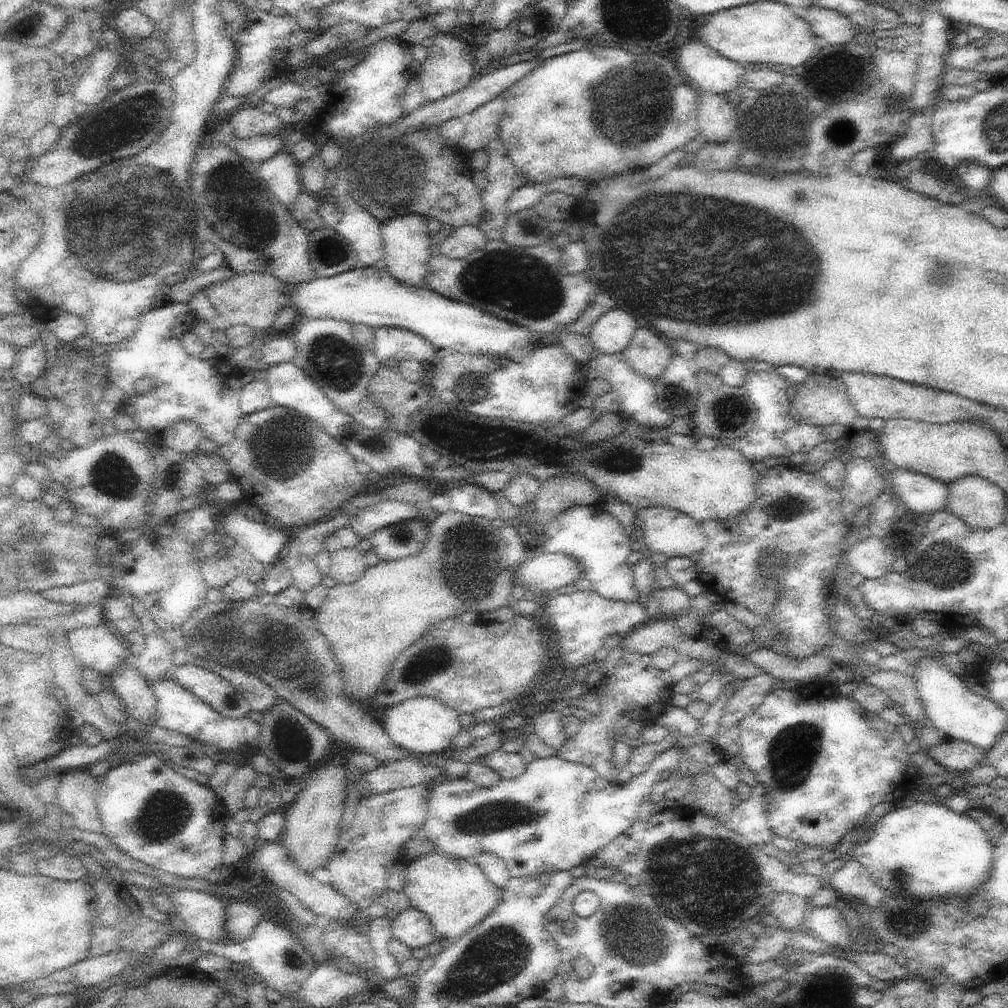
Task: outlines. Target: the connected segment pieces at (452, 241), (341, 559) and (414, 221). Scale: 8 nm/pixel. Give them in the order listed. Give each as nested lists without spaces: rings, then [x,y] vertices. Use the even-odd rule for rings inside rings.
[[[464,225],[452,230],[450,236],[440,245],[440,251],[447,258],[463,260],[472,252],[484,248],[488,242],[488,236],[480,228]]]
[[[342,548],[331,555],[331,567],[327,568],[327,573],[337,584],[353,584],[368,570],[365,553],[357,548]]]
[[[420,214],[394,216],[392,220],[384,220],[380,224],[380,228],[384,240],[384,261],[388,266],[387,272],[390,272],[397,280],[402,280],[404,284],[429,288],[426,276],[428,276],[431,260],[432,236],[428,233],[427,218]]]

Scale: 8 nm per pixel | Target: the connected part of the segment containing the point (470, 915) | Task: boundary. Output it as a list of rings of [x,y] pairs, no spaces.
[[[435,851],[407,864],[404,893],[411,907],[429,916],[436,932],[435,942],[445,950],[476,924],[482,924],[494,908],[498,908],[503,891],[494,882],[490,882],[473,861]]]

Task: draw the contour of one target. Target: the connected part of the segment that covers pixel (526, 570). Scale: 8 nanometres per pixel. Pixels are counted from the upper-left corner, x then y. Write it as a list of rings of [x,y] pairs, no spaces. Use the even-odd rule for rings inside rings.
[[[538,551],[532,560],[527,560],[513,570],[517,586],[534,588],[542,592],[555,591],[562,586],[586,579],[586,570],[580,560],[568,554],[543,553]]]

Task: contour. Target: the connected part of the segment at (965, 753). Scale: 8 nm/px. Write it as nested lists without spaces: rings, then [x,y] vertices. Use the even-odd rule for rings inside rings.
[[[949,737],[936,746],[930,746],[925,752],[950,774],[963,774],[964,770],[970,773],[975,768],[988,764],[987,754],[982,748]]]

